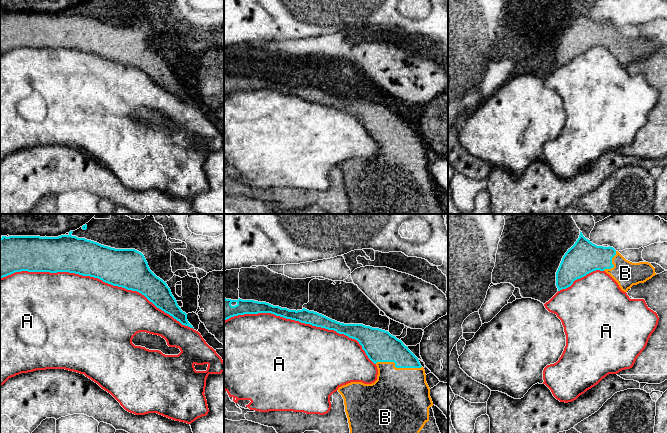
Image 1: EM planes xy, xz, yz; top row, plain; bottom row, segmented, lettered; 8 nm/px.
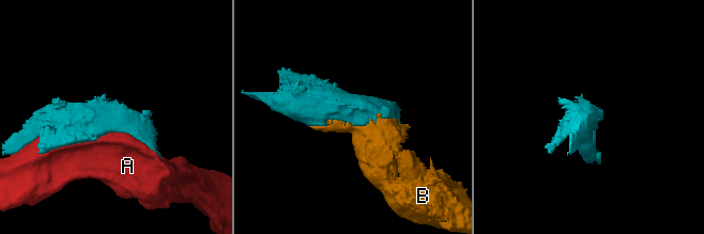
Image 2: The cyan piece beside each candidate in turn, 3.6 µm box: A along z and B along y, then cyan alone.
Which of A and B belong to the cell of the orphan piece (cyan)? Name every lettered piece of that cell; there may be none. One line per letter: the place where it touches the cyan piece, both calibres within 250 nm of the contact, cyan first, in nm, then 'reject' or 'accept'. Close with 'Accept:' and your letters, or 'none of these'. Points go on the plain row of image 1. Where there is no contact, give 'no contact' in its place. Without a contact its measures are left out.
A: meets cyan in xy at (97, 53); 320 nm thick on the cyan side, 480 nm on the other; reject
B: meets cyan in xz at (397, 143); 260 nm thick on the cyan side, 480 nm on the other; accept
Accept: B

